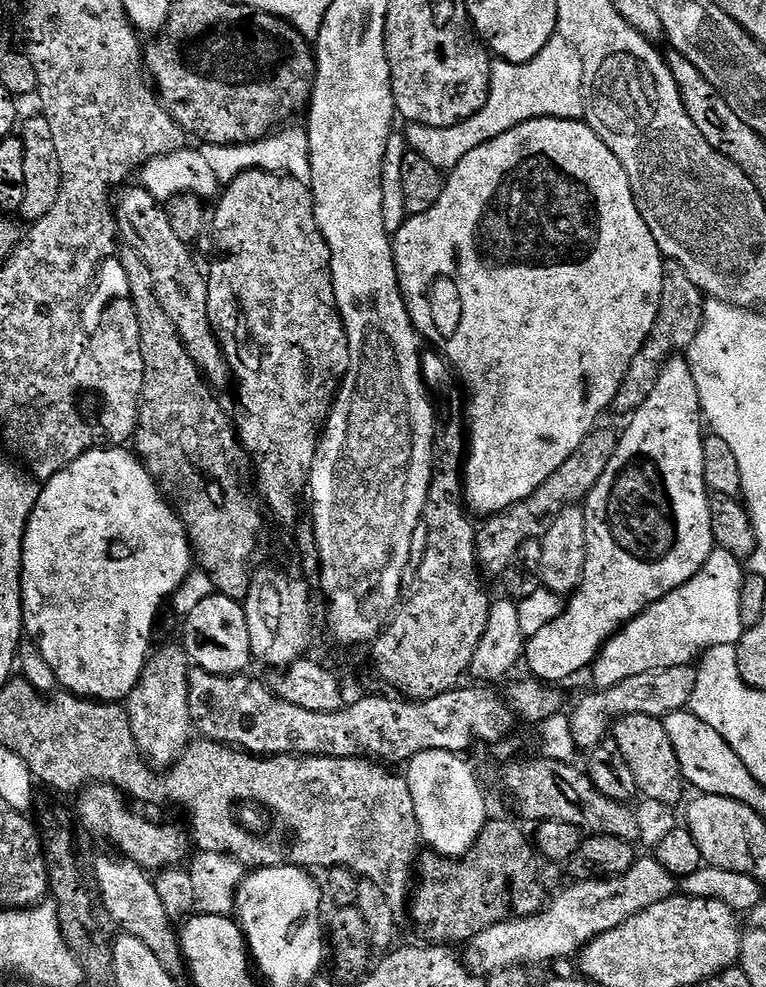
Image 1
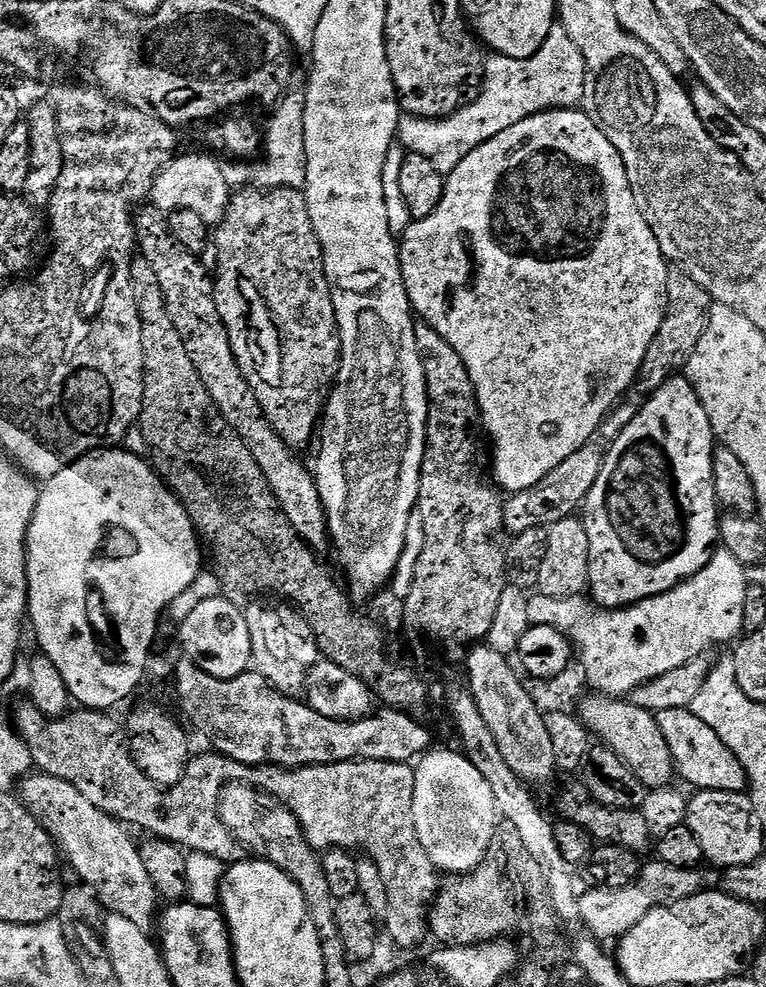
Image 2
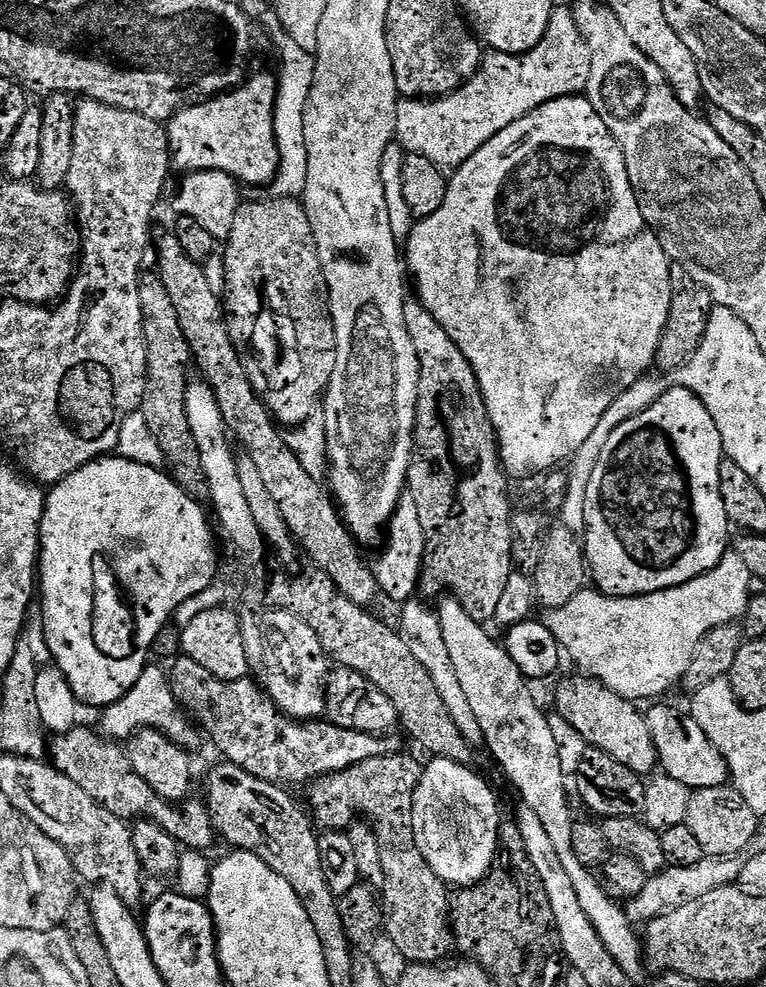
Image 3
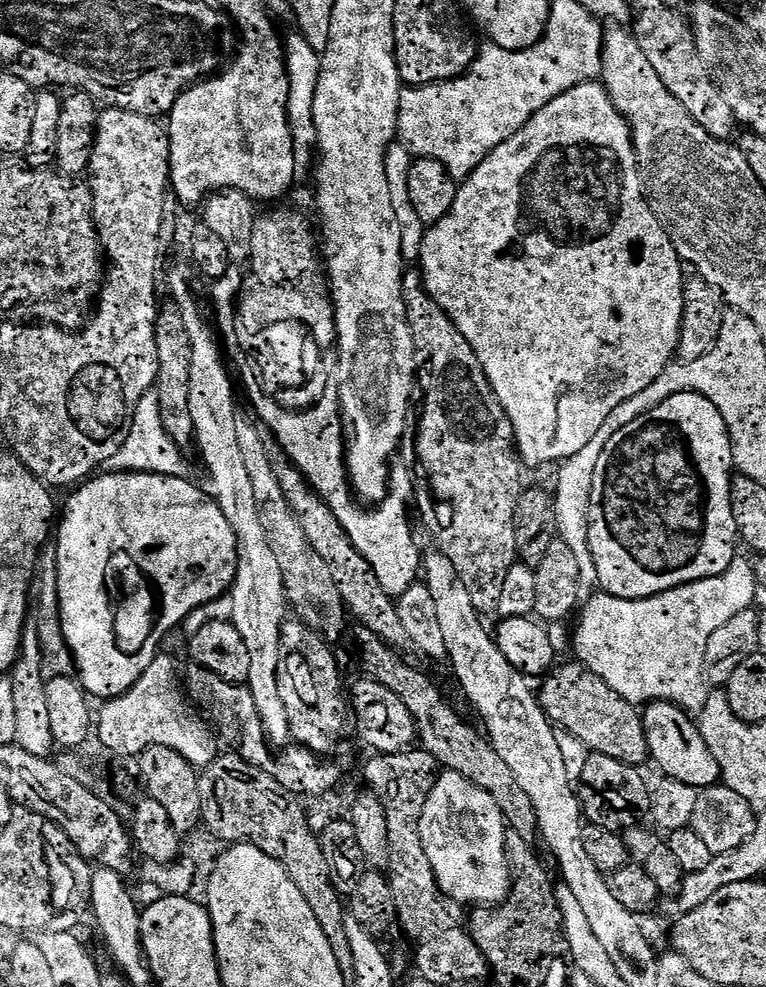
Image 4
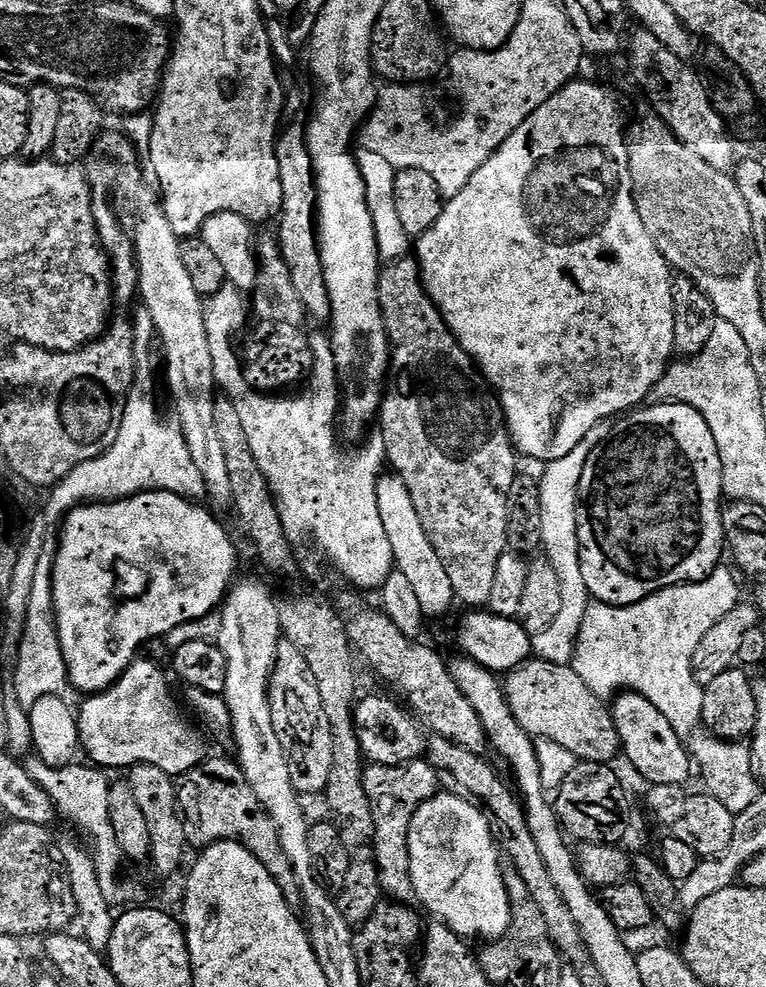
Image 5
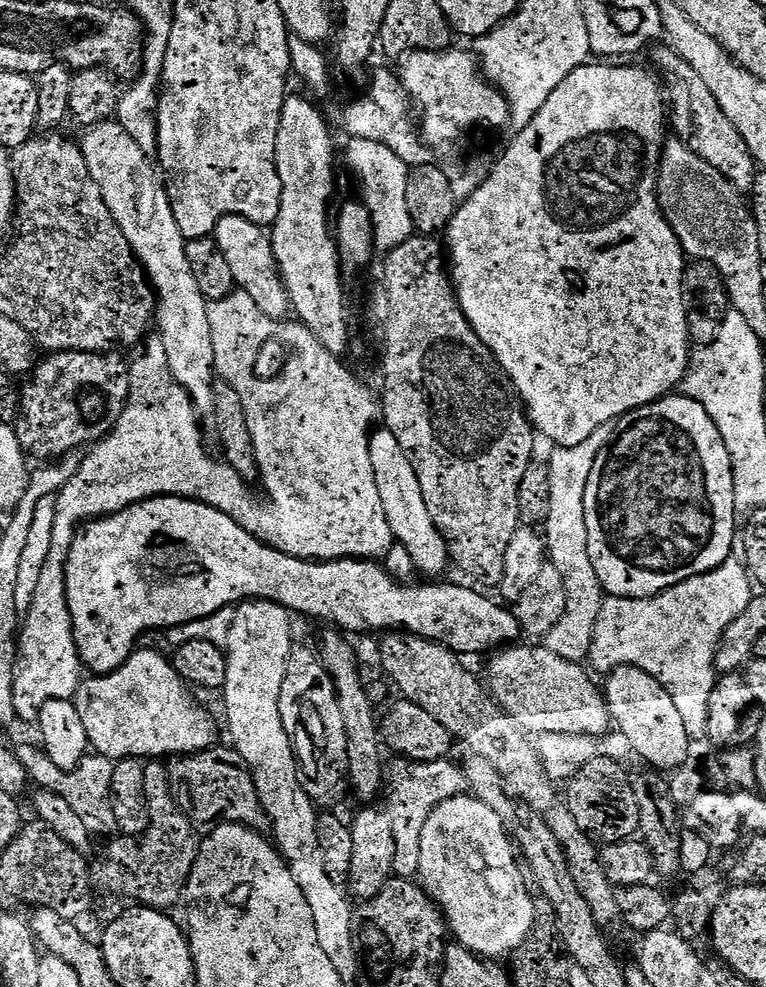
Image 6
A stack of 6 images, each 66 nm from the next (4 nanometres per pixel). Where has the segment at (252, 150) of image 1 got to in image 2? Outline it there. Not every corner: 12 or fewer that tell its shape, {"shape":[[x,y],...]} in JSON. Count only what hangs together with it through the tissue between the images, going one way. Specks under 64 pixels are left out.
{"shape":[[305,96],[273,109],[263,158],[228,160],[233,188],[306,185]]}

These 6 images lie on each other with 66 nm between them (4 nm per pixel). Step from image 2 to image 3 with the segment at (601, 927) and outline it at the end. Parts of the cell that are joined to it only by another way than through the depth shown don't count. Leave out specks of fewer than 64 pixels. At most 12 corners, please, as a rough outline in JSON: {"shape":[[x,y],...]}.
{"shape":[[705,855],[649,875],[627,901],[640,926],[735,885],[741,861]]}

